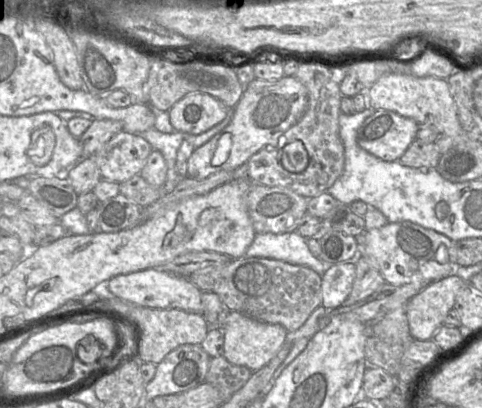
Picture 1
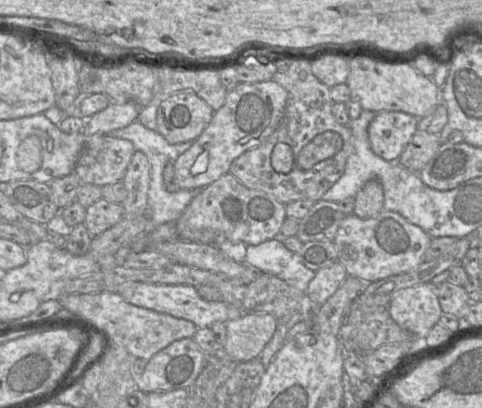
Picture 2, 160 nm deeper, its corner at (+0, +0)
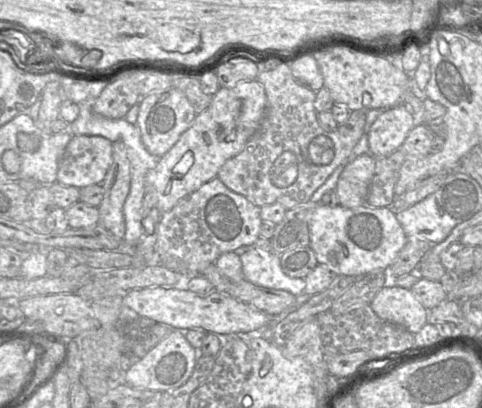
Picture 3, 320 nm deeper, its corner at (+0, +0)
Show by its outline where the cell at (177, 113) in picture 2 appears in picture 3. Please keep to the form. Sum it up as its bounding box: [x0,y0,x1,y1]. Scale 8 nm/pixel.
[137,88,197,157]

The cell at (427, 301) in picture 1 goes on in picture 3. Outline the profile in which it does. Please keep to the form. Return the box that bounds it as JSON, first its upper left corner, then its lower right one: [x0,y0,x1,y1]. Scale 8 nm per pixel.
[370,286,428,334]

